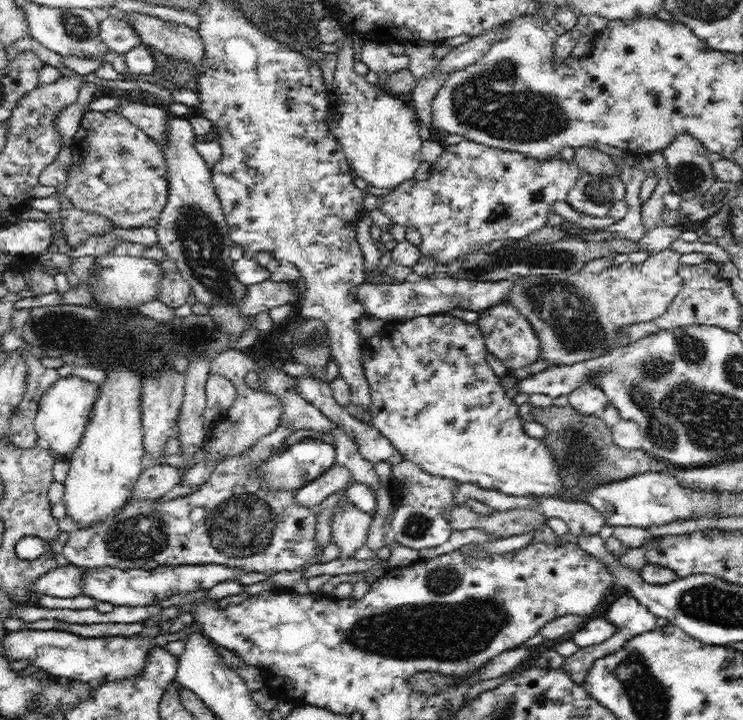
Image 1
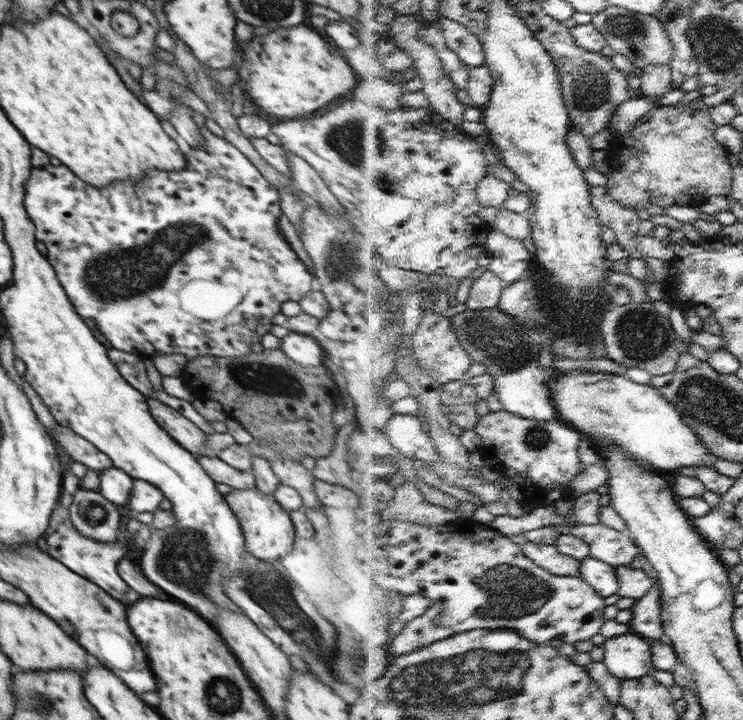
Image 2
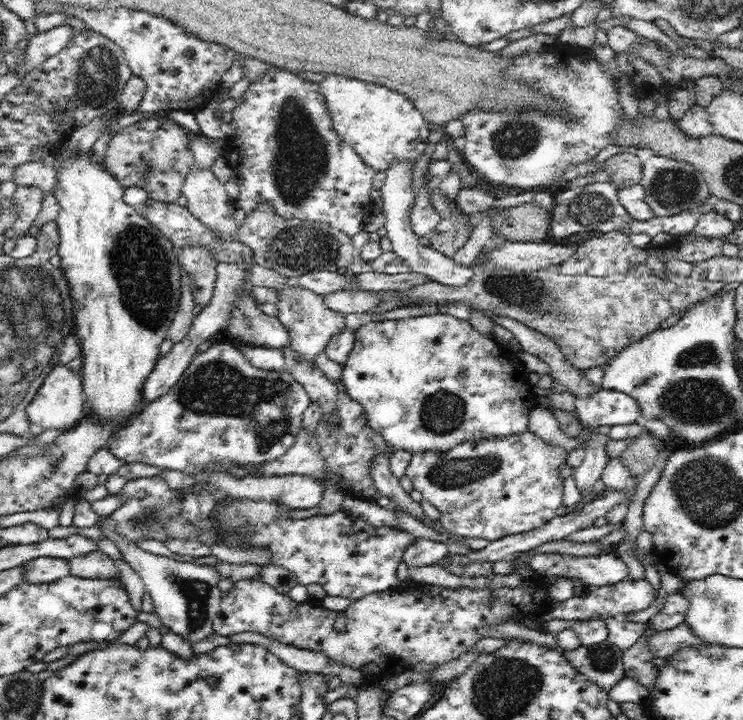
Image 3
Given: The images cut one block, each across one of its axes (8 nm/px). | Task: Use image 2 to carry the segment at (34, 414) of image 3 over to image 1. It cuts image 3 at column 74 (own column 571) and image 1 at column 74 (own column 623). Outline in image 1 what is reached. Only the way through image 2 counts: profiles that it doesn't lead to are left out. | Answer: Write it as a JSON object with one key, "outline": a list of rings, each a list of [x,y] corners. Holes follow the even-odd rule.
{"outline":[[[72,375],[68,378],[58,378],[52,386],[42,392],[35,416],[35,428],[38,443],[44,443],[56,454],[65,458],[78,446],[86,420],[94,400],[98,386],[84,378]]]}

